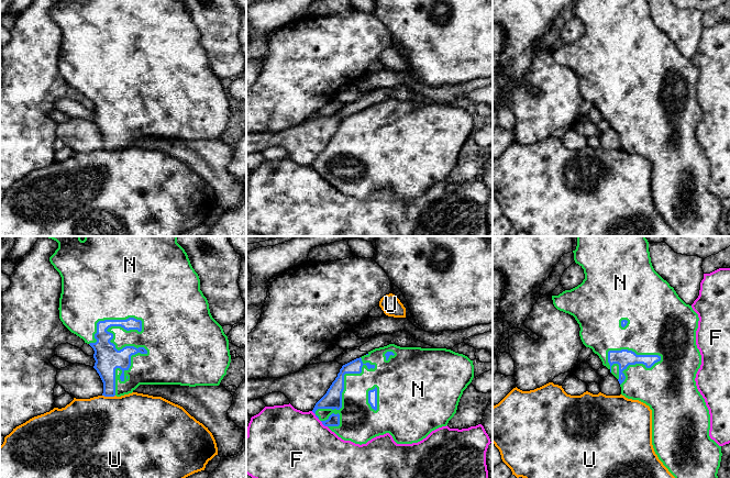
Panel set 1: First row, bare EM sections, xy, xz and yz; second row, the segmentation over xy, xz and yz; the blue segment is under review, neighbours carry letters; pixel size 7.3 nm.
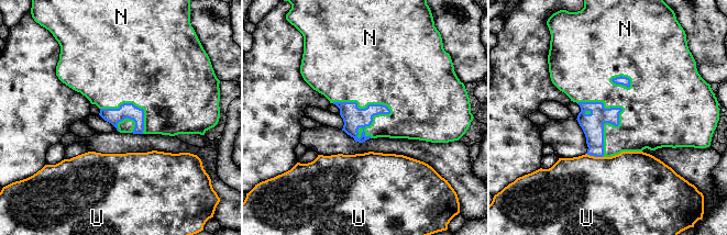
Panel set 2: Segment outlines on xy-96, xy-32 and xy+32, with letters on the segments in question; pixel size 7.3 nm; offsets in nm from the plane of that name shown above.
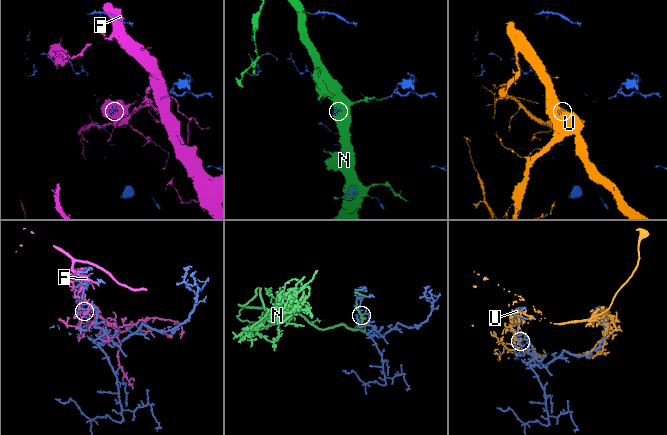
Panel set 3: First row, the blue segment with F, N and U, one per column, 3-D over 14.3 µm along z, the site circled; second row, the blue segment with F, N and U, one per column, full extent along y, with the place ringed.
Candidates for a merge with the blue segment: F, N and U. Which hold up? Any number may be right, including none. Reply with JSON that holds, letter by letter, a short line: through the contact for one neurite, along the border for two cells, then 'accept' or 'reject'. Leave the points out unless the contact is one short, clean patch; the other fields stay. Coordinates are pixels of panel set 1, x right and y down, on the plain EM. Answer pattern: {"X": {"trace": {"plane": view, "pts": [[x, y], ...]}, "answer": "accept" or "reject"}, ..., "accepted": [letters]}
{"F": {"answer": "reject"}, "N": {"answer": "accept"}, "U": {"answer": "reject"}, "accepted": ["N"]}

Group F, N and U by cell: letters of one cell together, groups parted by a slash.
F / N / U

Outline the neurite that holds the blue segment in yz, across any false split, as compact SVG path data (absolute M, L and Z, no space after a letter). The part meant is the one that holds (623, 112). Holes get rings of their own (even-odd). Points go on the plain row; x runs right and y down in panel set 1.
M576 0L573 7L575 16L584 23L585 33L577 41L552 49L554 60L575 71L583 98L591 102L618 133L621 148L650 160L654 205L676 236L720 236L717 227L721 200L709 190L709 164L695 135L701 119L696 99L698 68L654 24L649 0Z

